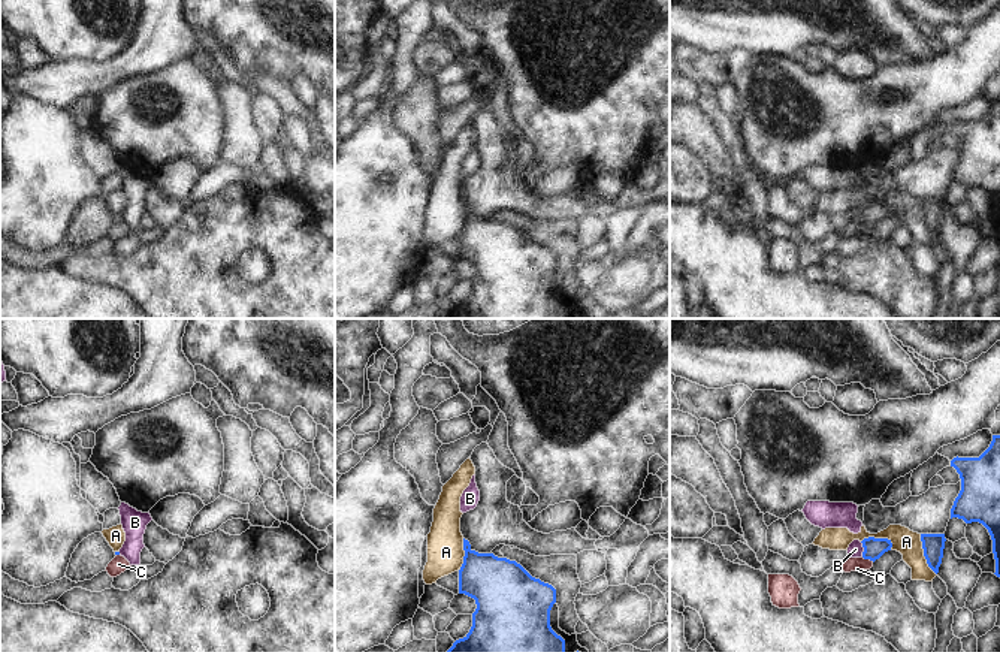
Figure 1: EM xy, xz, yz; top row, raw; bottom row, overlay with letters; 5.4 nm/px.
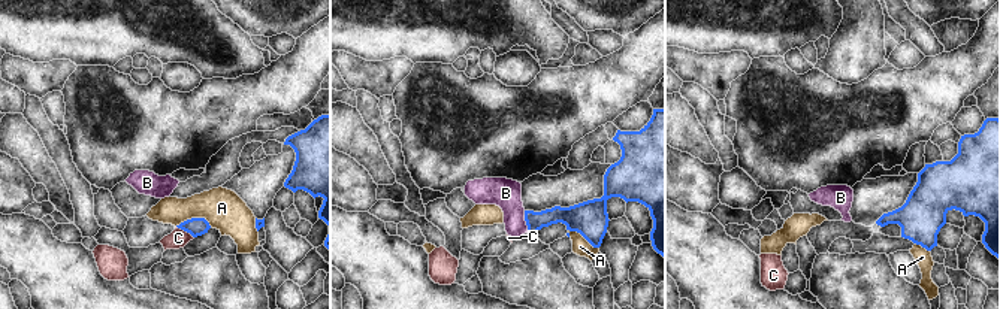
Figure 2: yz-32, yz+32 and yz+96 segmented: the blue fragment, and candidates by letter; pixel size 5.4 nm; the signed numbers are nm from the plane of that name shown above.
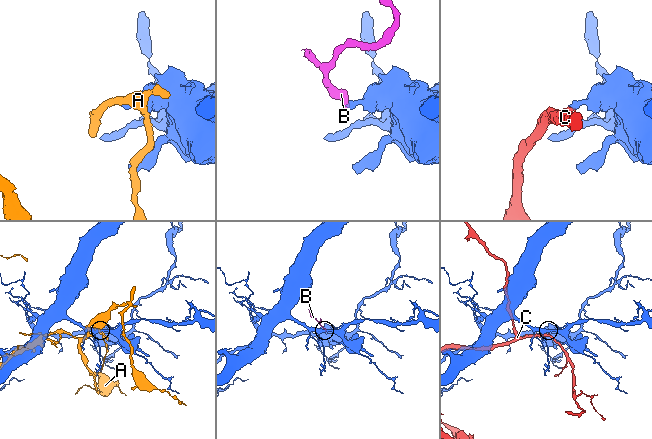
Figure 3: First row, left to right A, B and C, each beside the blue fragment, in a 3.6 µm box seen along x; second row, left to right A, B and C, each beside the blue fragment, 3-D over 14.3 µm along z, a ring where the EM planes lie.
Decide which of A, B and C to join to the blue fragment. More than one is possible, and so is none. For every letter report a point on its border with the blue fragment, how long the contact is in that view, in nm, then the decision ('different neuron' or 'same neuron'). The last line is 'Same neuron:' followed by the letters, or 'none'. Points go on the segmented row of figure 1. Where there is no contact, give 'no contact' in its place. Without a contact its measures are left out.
A: yz (924, 555) | 240 nm | different neuron
B: yz (864, 549) | 80 nm | different neuron
C: yz (867, 558) | 80 nm | different neuron
Same neuron: none

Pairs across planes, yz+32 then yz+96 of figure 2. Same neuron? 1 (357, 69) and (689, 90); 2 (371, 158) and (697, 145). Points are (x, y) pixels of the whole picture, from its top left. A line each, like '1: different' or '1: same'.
1: different
2: same

